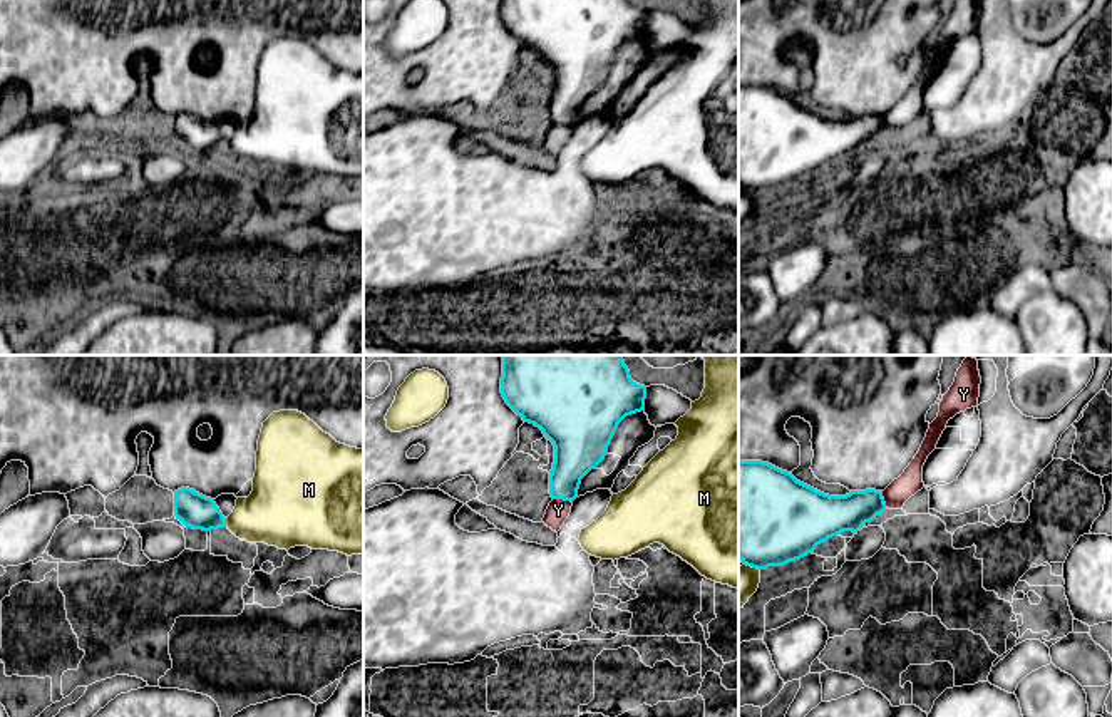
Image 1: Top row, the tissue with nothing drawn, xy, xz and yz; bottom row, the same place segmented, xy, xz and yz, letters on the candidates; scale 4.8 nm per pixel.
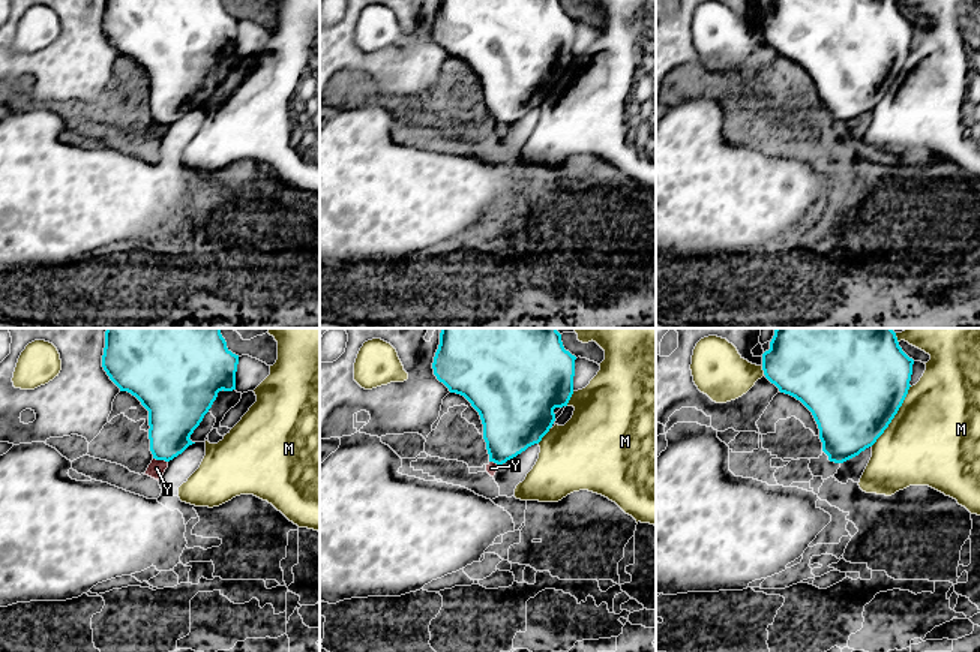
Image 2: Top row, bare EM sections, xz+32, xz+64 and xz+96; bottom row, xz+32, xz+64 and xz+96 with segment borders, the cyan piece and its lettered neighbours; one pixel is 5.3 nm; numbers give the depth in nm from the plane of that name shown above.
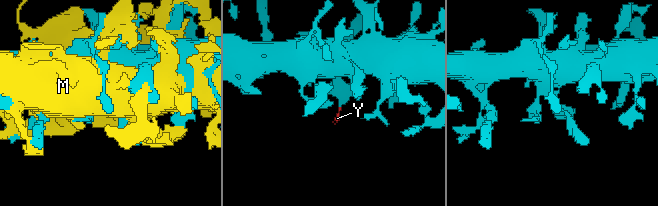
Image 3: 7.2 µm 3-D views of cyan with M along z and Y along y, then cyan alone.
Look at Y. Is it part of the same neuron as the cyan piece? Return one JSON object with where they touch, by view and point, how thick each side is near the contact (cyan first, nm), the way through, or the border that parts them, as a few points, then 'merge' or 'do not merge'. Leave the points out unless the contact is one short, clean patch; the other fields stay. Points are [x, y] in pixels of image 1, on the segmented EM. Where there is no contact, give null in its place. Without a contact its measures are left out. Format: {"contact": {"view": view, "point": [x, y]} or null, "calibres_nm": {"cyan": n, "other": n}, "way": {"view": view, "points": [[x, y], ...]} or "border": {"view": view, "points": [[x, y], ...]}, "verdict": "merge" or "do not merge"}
{"contact": {"view": "xz", "point": [563, 498]}, "calibres_nm": {"cyan": 240, "other": 110}, "border": {"view": "xz", "points": [[553, 498], [563, 498], [571, 503]]}, "verdict": "do not merge"}

